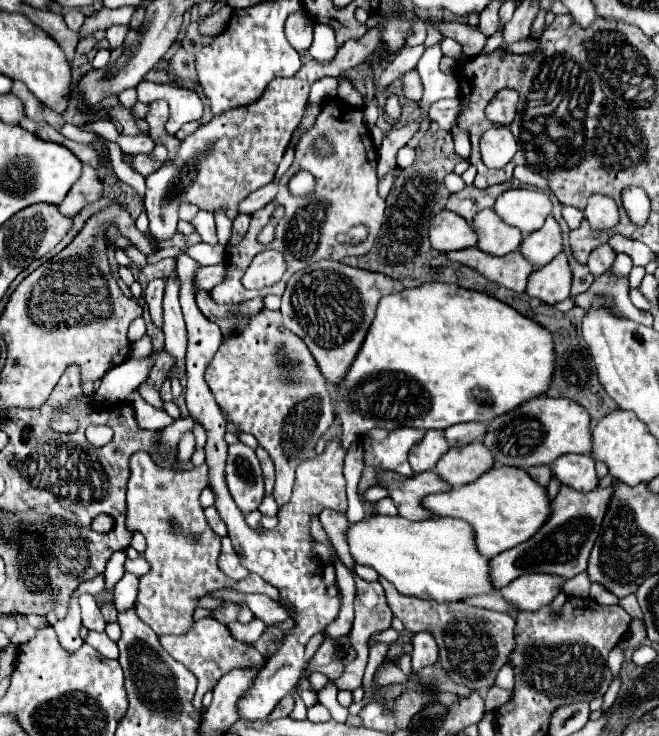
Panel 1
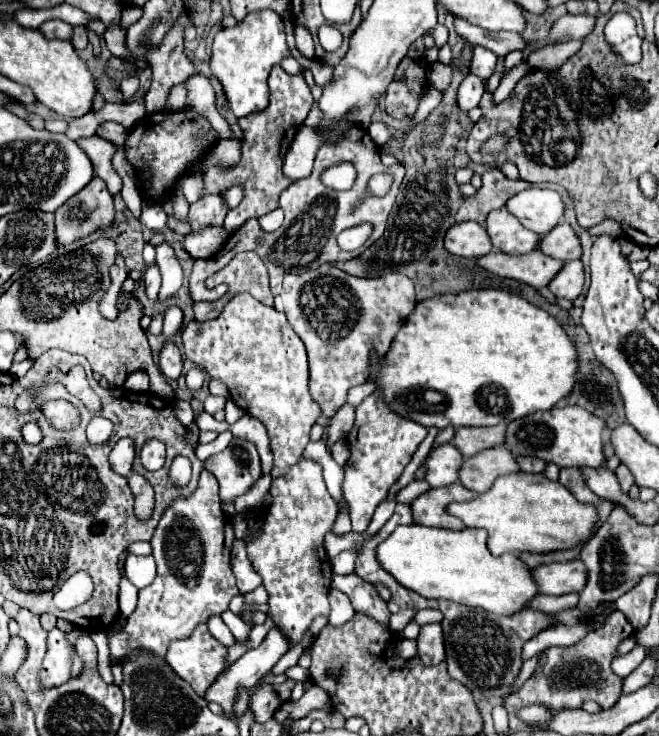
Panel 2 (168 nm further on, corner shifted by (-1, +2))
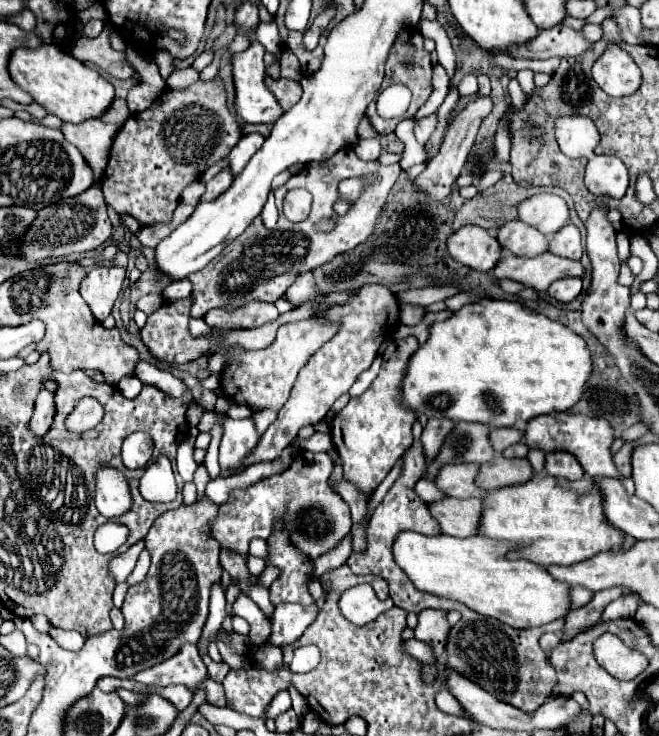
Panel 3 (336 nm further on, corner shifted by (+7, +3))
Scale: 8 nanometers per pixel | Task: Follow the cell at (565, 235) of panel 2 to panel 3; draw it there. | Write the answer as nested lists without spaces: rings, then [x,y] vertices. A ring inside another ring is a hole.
[[[566,223],[550,241],[548,241],[548,251],[558,255],[558,257],[568,257],[568,259],[580,259],[582,257],[582,243],[580,243],[580,231],[576,225]]]

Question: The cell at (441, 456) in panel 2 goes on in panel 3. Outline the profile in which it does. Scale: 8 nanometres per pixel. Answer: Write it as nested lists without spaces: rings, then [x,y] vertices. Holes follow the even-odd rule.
[[[446,463],[438,469],[436,477],[432,479],[436,487],[448,497],[484,497],[486,491],[474,485],[478,465],[476,463]]]

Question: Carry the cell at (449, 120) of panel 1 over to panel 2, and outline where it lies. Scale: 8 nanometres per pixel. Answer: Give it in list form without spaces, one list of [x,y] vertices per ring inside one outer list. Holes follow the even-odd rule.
[[[468,74],[458,88],[458,106],[462,110],[470,110],[478,106],[482,94],[484,94],[484,82],[476,74]]]

